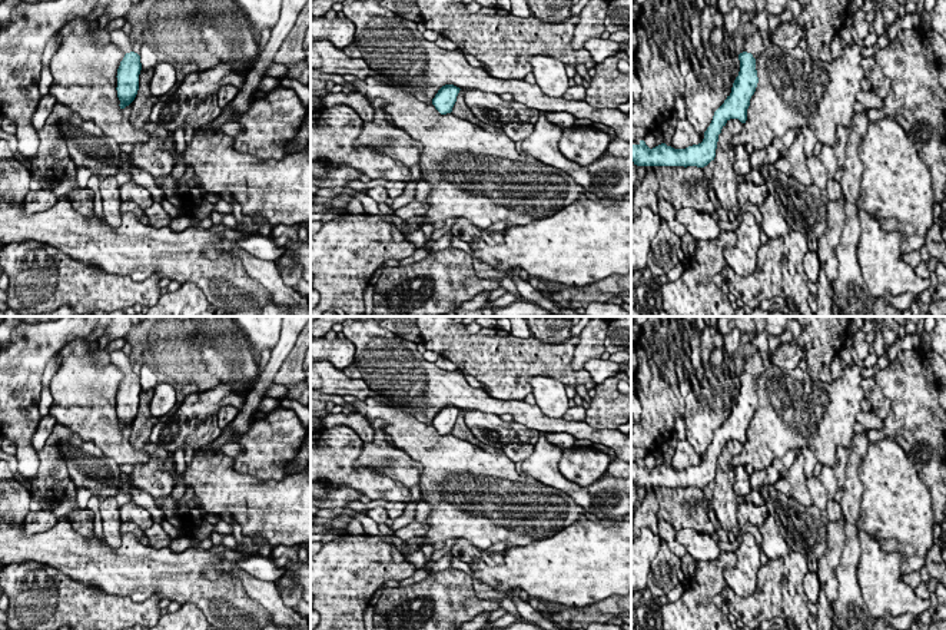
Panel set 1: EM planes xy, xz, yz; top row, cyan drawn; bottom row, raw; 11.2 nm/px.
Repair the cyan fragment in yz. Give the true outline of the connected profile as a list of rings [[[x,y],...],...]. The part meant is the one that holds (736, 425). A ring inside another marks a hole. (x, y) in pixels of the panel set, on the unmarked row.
[[[757,351],[744,358],[743,372],[738,375],[740,392],[736,398],[731,414],[714,432],[713,441],[704,452],[698,465],[686,470],[674,470],[661,464],[650,470],[644,461],[631,465],[631,481],[637,487],[697,487],[704,488],[716,478],[718,455],[730,440],[747,441],[750,420],[756,412],[759,398],[756,391],[757,378],[767,369],[764,361],[771,362],[771,352]]]

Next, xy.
[[[122,349],[110,352],[109,357],[110,364],[125,375],[116,394],[116,412],[120,421],[119,427],[120,430],[125,430],[135,421],[139,411],[142,391],[140,377],[133,372],[130,358]]]

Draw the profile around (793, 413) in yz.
[[[799,367],[790,371],[767,368],[756,381],[759,404],[750,420],[743,451],[731,458],[731,465],[750,464],[754,471],[764,471],[774,460],[781,460],[790,450],[813,448],[817,462],[833,467],[839,447],[849,448],[854,424],[864,399],[862,367],[844,367],[844,372],[832,384],[811,379]]]

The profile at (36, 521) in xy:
[[[29,511],[24,521],[24,534],[30,537],[31,534],[50,530],[57,521],[53,511]]]

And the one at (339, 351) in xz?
[[[322,336],[311,339],[311,364],[329,361],[335,368],[343,369],[353,364],[355,352],[355,345],[346,338],[326,339]]]

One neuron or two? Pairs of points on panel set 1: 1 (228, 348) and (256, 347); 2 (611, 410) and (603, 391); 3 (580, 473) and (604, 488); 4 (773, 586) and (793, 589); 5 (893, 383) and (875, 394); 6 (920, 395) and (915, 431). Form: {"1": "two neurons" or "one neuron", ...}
{"1": "two neurons", "2": "one neuron", "3": "two neurons", "4": "one neuron", "5": "two neurons", "6": "one neuron"}

